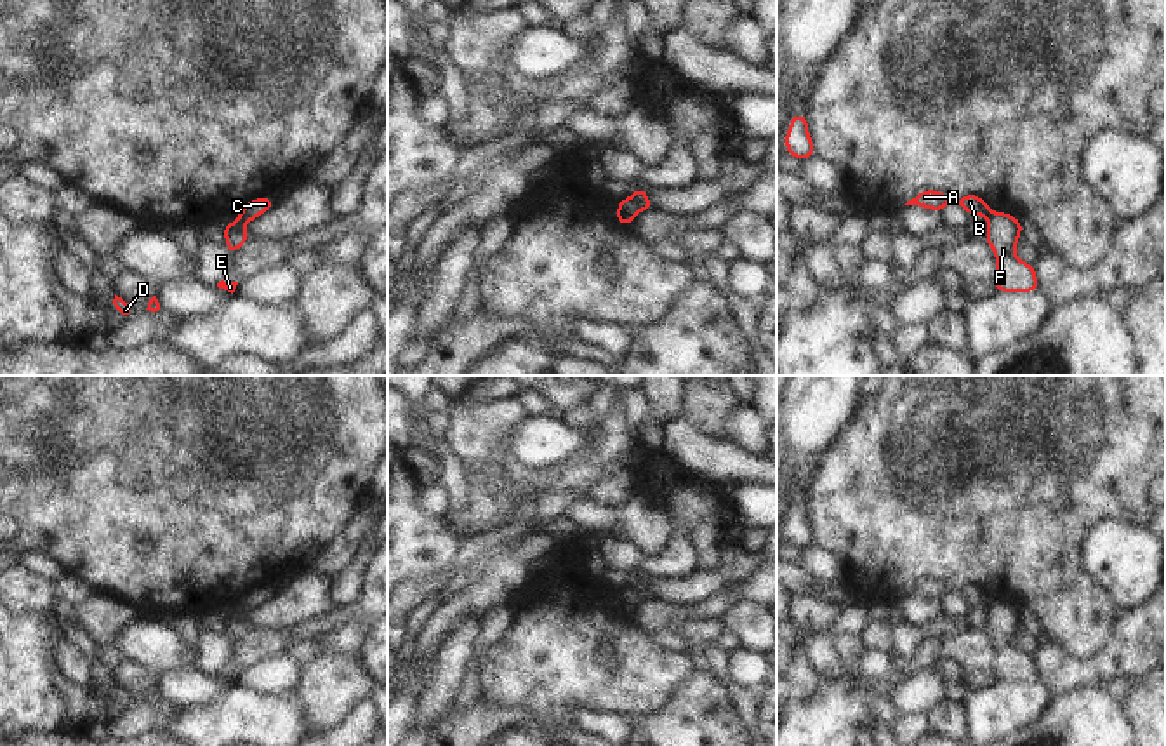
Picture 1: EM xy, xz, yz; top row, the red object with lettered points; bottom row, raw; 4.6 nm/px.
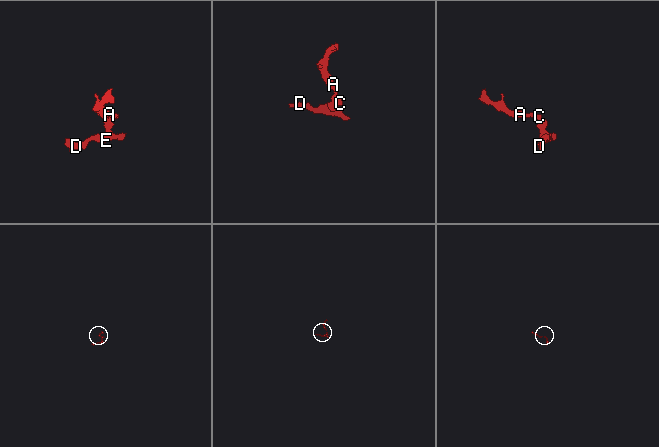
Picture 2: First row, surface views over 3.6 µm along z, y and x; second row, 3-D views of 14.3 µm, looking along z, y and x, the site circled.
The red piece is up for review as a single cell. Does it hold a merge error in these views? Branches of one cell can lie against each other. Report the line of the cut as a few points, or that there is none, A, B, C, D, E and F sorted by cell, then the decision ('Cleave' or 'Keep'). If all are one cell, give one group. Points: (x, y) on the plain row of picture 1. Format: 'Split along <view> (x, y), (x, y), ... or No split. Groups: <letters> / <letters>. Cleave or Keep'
Split along xz (631, 586), (640, 599). Groups: A B C / D E F. Cleave.

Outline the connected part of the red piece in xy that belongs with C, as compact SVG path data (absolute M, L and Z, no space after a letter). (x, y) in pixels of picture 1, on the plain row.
M255 588L250 589L247 595L243 595L243 598L240 600L240 603L243 605L243 609L254 610L257 609L261 603L264 603L266 600L269 600L275 595L273 588Z

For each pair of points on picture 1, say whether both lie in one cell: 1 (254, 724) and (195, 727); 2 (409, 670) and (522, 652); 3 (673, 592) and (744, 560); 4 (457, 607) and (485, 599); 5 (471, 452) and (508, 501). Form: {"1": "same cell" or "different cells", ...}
{"1": "same cell", "2": "different cells", "3": "same cell", "4": "same cell", "5": "same cell"}

